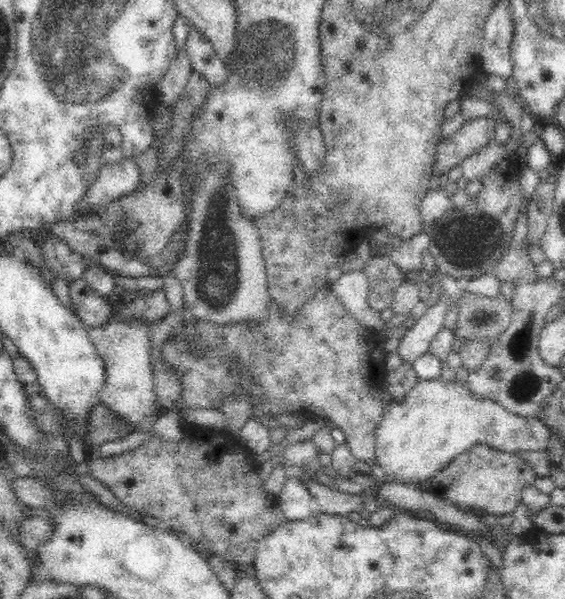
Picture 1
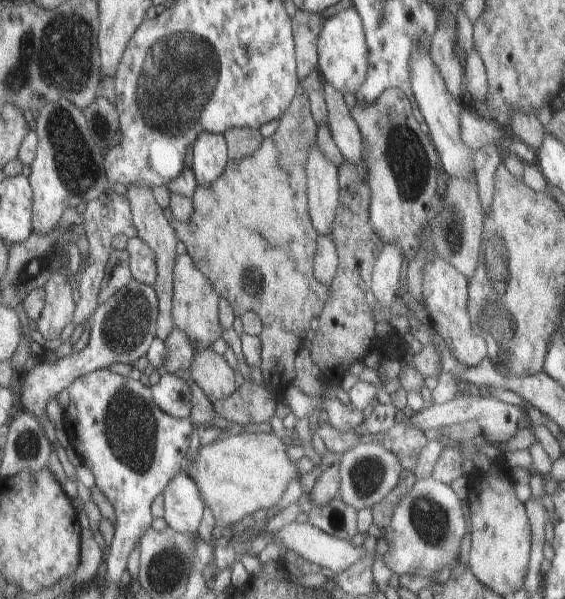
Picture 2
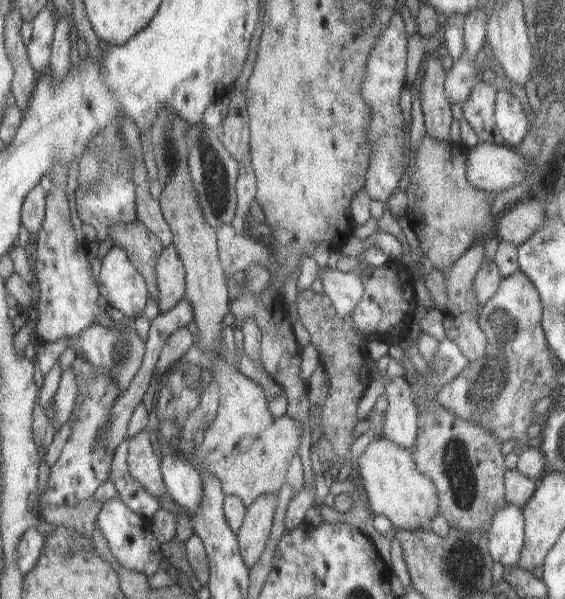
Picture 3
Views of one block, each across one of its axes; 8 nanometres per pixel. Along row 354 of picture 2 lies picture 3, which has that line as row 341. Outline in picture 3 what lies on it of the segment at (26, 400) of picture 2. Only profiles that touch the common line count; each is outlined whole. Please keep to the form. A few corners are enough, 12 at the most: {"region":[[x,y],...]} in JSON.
{"region":[[133,320],[91,326],[69,348],[115,376],[121,394],[145,358]]}

